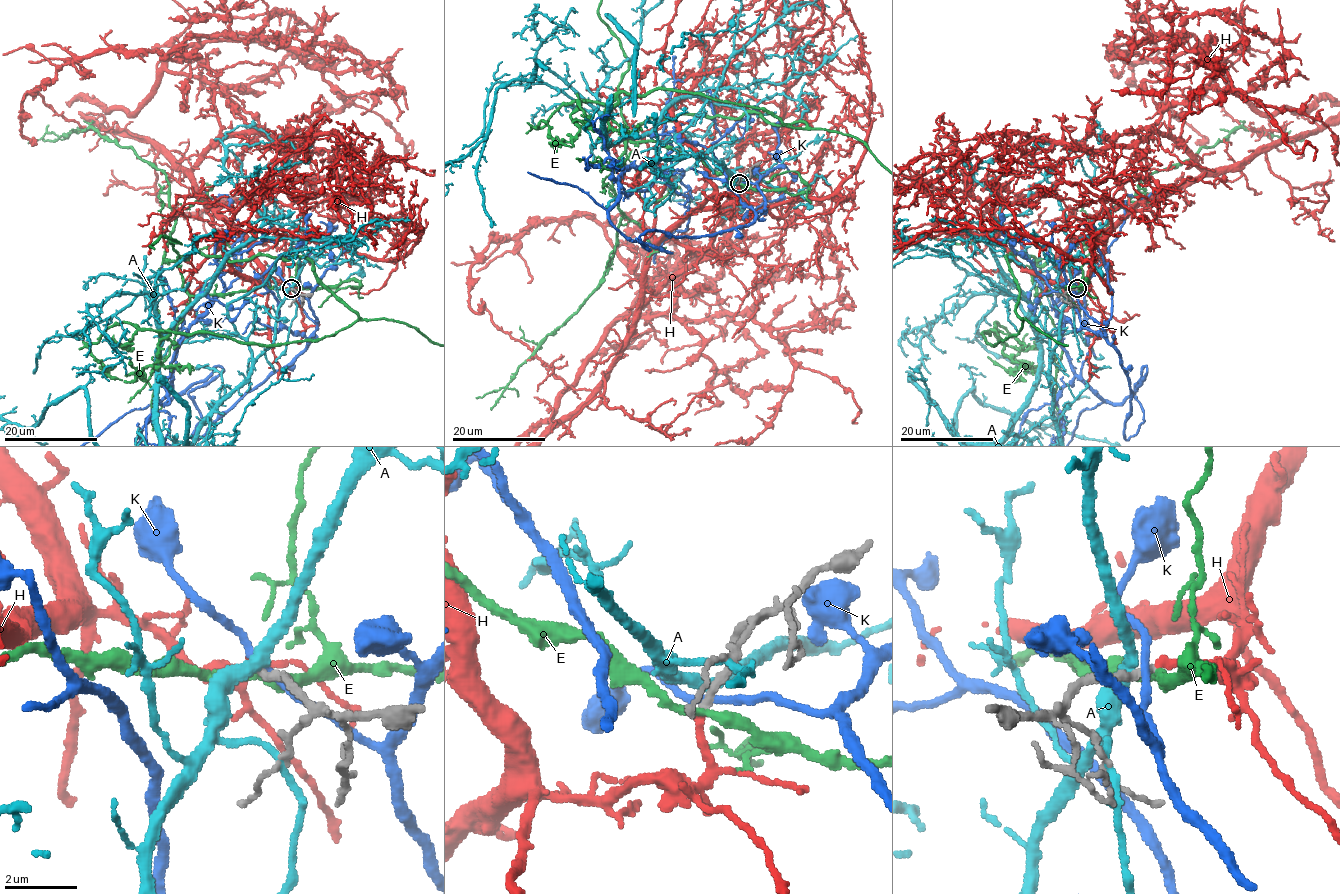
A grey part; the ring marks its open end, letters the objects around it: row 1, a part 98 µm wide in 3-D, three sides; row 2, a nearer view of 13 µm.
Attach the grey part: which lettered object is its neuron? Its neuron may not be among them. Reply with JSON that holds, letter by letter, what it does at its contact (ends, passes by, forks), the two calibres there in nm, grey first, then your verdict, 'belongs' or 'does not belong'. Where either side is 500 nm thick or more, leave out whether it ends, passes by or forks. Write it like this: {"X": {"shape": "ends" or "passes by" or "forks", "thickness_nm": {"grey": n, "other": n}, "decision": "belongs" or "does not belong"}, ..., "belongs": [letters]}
{"A": {"shape": "passes by", "thickness_nm": {"grey": 280, "other": 320}, "decision": "does not belong"}, "E": {"shape": "passes by", "thickness_nm": {"grey": 220, "other": 280}, "decision": "does not belong"}, "H": {"shape": "ends", "thickness_nm": {"grey": 220, "other": 240}, "decision": "belongs"}, "K": {"shape": "passes by", "thickness_nm": {"grey": 260, "other": 180}, "decision": "does not belong"}, "belongs": ["H"]}

